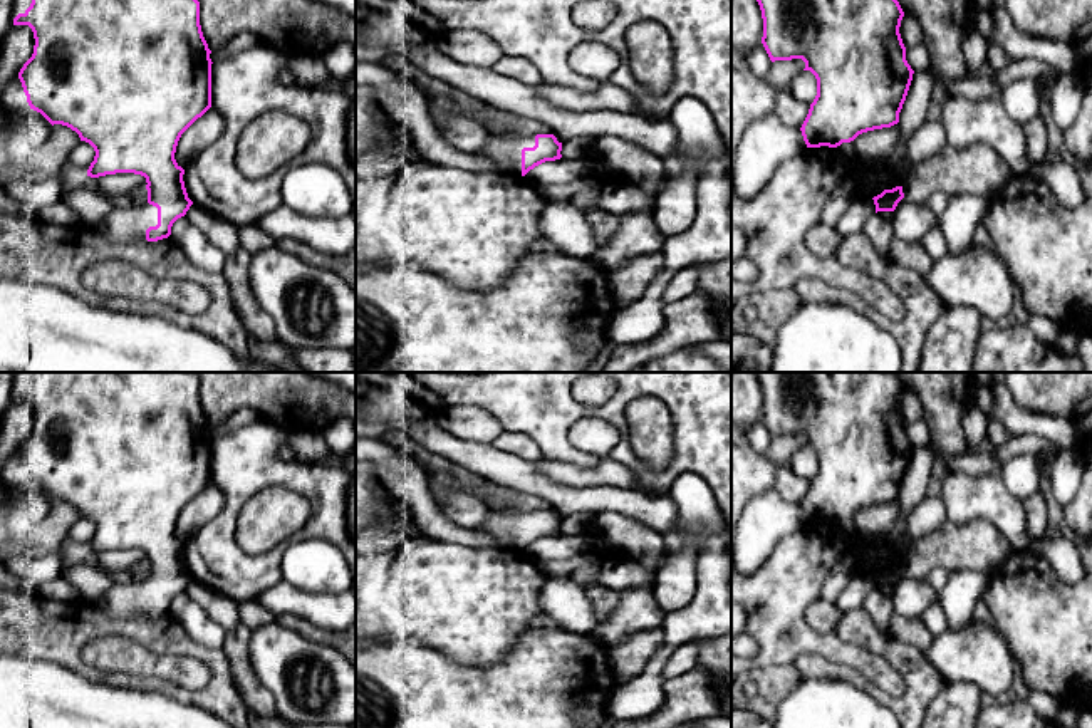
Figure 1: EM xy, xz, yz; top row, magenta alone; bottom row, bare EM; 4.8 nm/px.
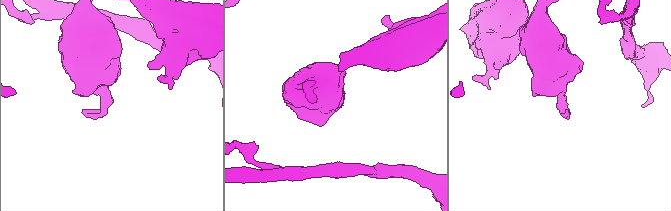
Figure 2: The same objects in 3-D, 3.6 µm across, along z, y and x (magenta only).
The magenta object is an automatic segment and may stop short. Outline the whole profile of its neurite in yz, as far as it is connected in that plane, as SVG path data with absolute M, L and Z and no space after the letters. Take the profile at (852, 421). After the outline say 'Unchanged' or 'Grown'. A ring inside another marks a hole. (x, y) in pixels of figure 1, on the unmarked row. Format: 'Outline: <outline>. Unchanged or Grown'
Outline: M755 372L755 374L760 381L763 394L762 419L770 436L775 438L775 436L802 434L805 438L803 446L810 446L817 455L817 471L810 480L809 490L800 503L807 523L820 523L820 522L837 523L842 518L854 517L862 508L891 503L899 498L899 488L906 476L914 446L906 436L906 423L899 409L904 387L894 372Z. Unchanged

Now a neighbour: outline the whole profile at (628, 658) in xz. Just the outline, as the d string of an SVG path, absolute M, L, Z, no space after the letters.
M661 627L651 631L639 631L629 639L609 647L609 663L617 684L624 684L636 678L651 658L656 654L658 647L664 641L664 632Z

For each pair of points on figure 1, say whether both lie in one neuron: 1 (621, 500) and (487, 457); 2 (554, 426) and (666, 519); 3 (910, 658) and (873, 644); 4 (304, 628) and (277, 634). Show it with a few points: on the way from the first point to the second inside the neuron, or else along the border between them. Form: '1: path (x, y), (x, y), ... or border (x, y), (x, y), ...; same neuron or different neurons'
1: path (587, 499), (559, 497), (520, 475); same neuron
2: border (643, 494), (661, 499); different neurons
3: path (901, 655), (881, 644); same neuron
4: border (275, 619), (329, 648); different neurons

